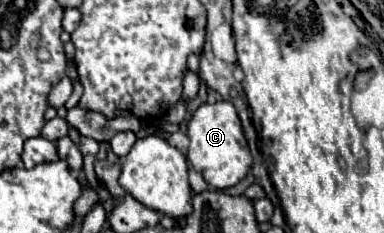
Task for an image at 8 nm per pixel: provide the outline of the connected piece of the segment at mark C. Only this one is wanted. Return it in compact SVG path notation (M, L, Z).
M230 101L200 105L188 123L188 137L188 163L194 171L202 173L208 185L214 189L228 189L246 177L252 165L252 155L240 127L238 113Z

